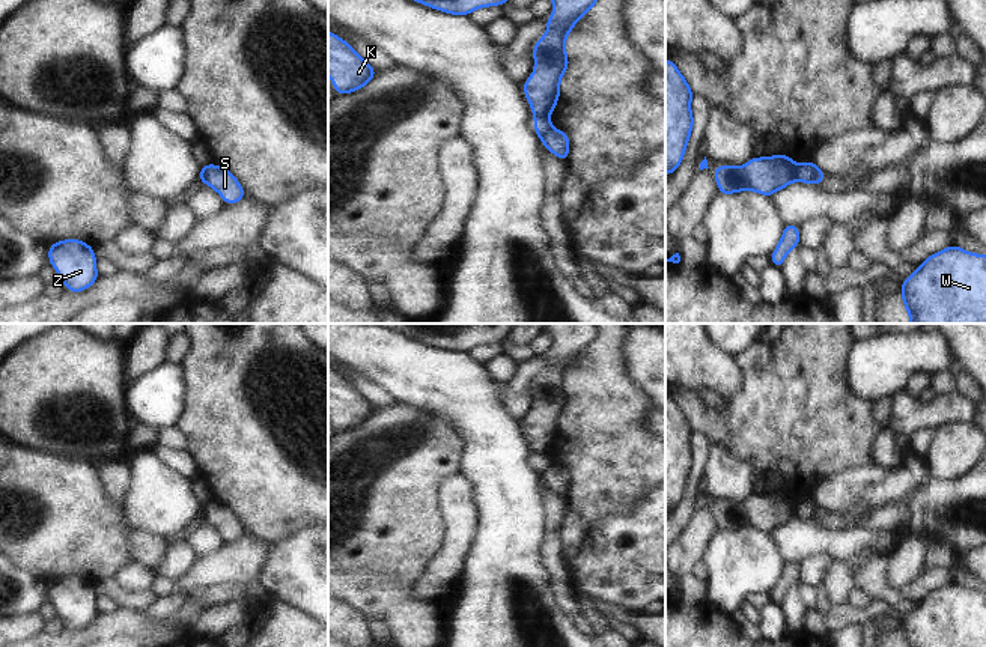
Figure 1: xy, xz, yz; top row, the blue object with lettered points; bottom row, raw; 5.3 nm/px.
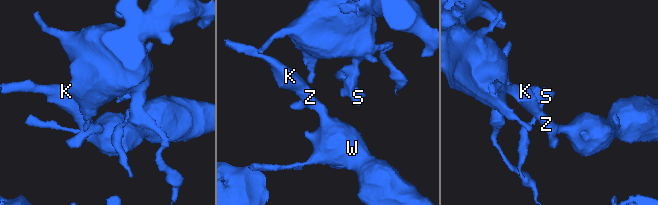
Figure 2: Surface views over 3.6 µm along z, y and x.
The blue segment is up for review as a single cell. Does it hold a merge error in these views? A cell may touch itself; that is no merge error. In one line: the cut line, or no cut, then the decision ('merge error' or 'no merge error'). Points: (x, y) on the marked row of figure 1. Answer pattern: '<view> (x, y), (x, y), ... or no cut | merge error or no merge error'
yz (816, 169), (812, 182) | merge error

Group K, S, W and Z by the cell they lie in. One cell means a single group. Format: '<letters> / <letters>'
K W Z / S

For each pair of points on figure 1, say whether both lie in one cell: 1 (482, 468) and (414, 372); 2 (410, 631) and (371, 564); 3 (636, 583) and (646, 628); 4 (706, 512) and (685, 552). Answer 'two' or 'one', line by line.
1: one
2: one
3: two
4: one

